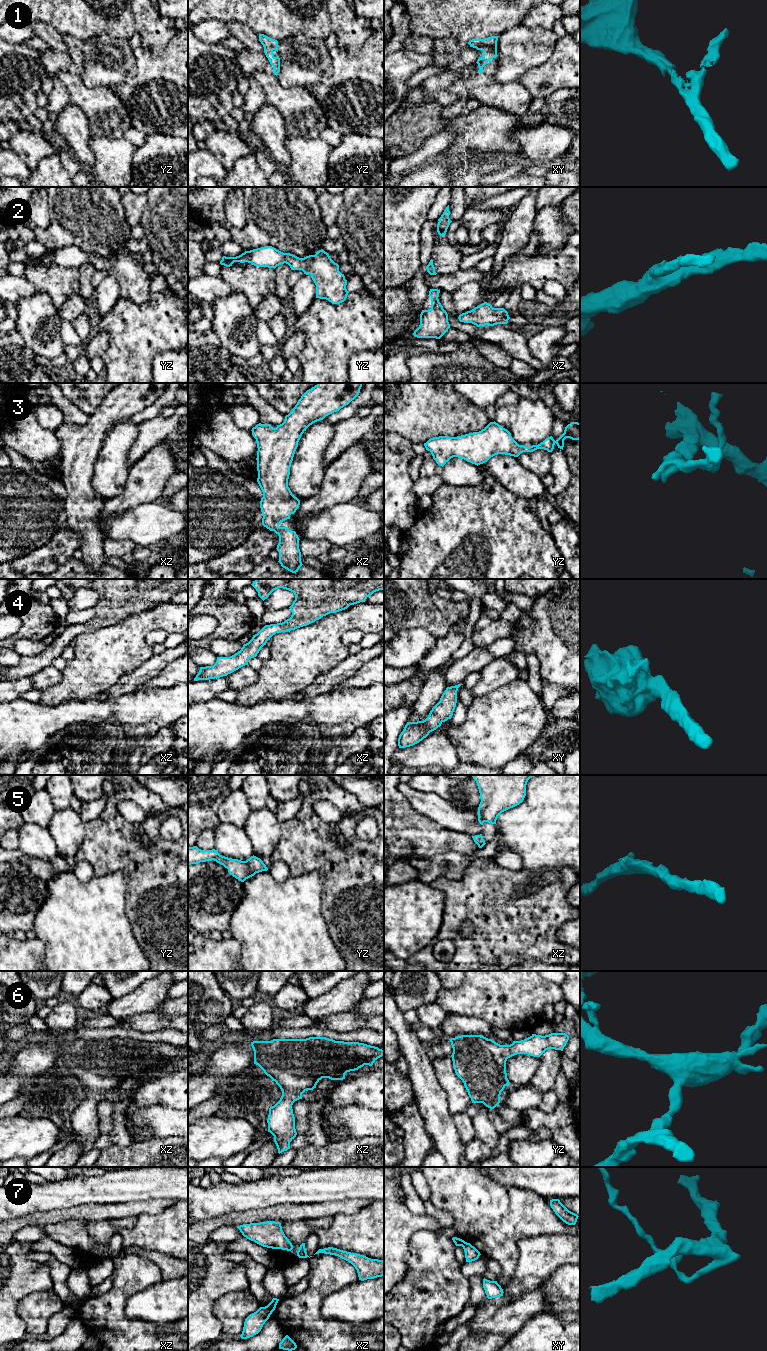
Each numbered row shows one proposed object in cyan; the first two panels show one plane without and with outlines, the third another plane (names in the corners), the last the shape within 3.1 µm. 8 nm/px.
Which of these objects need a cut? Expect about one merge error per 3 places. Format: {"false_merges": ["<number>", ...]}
{"false_merges": ["7"]}

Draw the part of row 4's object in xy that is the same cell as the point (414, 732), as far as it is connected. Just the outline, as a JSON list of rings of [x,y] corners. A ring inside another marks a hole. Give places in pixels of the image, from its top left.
[[[463,684],[447,687],[440,701],[432,708],[428,717],[423,721],[407,722],[398,738],[399,748],[413,746],[430,732],[436,730],[441,724],[451,719],[457,703],[457,691]]]

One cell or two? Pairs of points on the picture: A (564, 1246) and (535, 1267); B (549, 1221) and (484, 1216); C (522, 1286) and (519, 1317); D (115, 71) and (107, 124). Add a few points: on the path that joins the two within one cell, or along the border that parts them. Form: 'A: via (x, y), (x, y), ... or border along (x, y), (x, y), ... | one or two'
A: via (557, 1253), (553, 1258), (544, 1258), (542, 1260) | one
B: via (533, 1218), (500, 1217) | one
C: border along (537, 1287), (523, 1292), (512, 1300), (502, 1296) | two
D: border along (85, 85), (89, 87), (108, 87) | two

